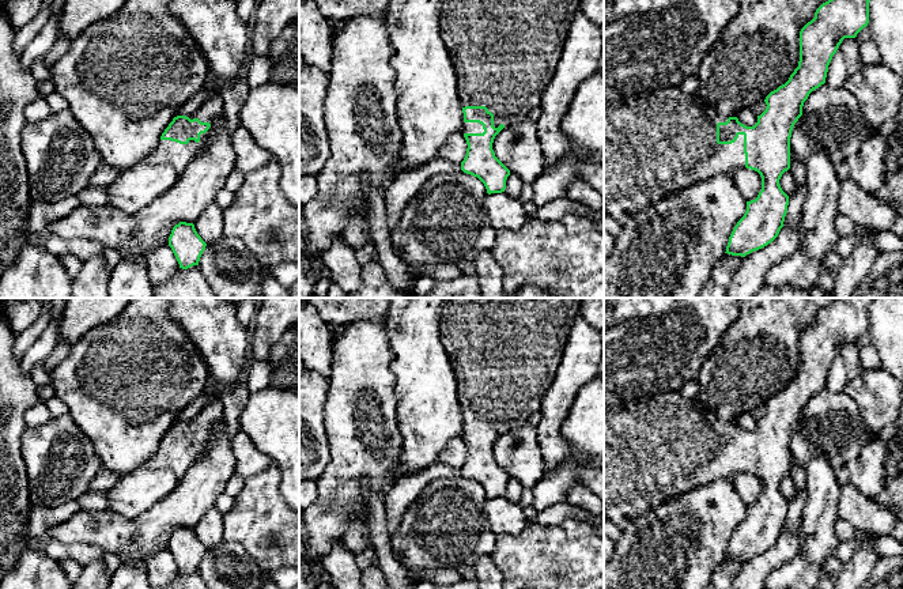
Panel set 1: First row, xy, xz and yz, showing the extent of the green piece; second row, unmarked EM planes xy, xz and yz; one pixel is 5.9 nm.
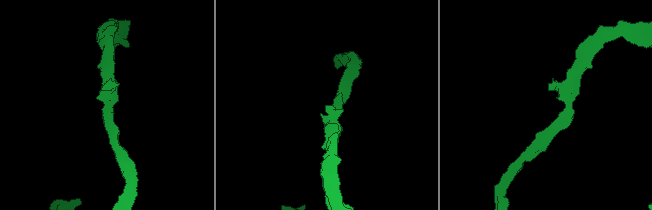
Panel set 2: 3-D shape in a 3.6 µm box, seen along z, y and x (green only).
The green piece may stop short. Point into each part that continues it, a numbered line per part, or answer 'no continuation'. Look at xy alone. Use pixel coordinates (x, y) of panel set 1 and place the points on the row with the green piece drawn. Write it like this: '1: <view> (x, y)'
1: xy (177, 155)

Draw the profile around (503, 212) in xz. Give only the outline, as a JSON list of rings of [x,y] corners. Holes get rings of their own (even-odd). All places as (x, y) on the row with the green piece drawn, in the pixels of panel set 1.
[[[505,192],[488,195],[484,200],[484,212],[496,231],[519,230],[529,220],[522,201],[511,199]]]

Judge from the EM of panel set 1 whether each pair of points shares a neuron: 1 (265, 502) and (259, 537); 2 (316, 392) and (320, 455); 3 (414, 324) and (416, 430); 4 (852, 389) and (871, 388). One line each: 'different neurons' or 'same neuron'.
1: same neuron
2: same neuron
3: same neuron
4: same neuron

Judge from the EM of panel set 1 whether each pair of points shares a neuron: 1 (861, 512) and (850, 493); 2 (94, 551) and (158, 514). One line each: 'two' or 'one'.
1: one
2: two

